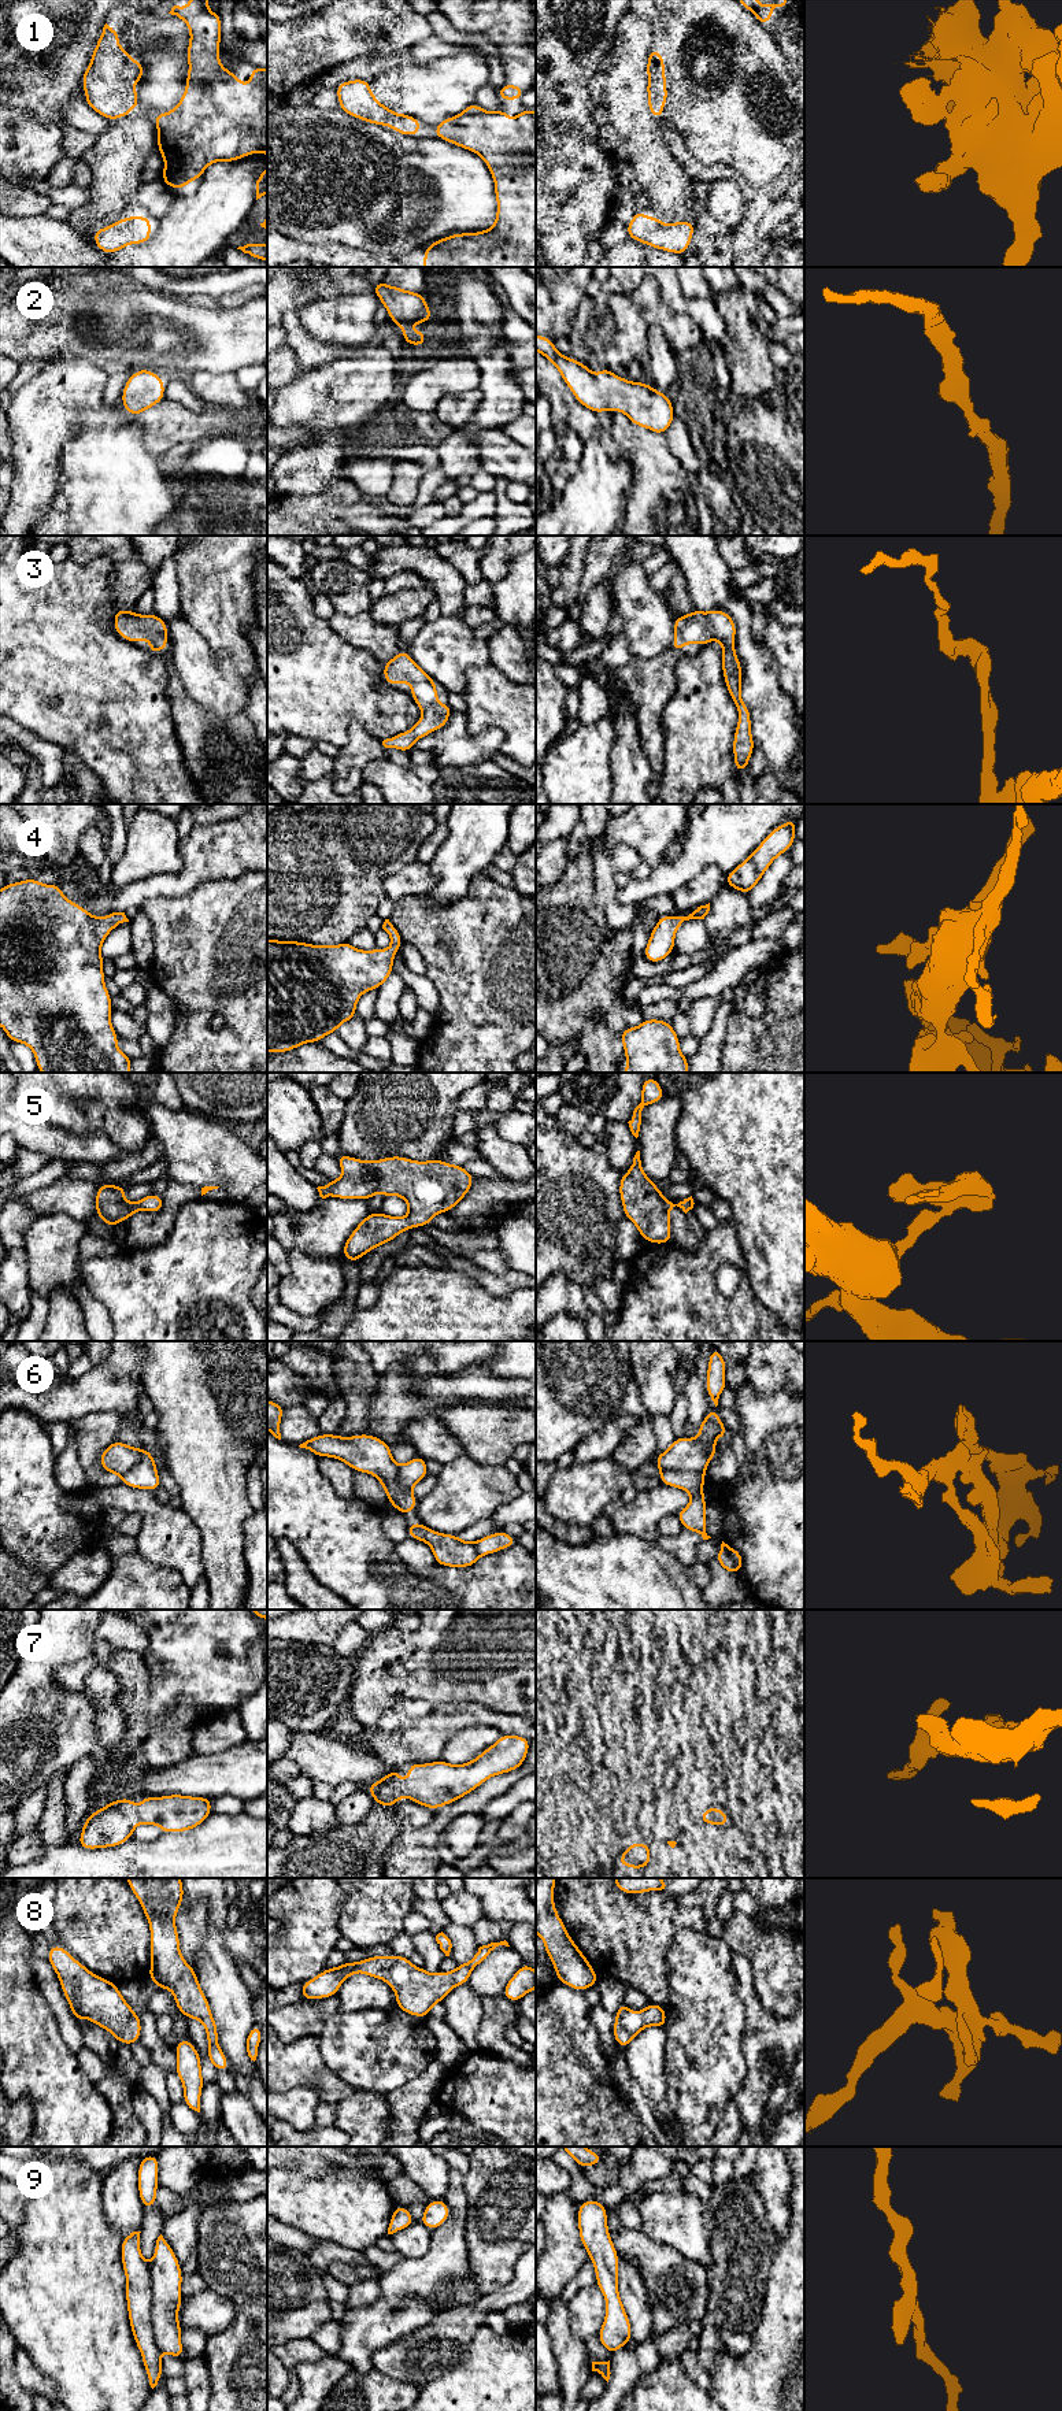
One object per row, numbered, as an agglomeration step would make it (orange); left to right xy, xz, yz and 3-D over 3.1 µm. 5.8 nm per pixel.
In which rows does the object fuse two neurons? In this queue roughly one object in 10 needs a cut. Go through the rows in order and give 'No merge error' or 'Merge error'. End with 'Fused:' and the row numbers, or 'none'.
1: No merge error
2: No merge error
3: No merge error
4: No merge error
5: No merge error
6: No merge error
7: No merge error
8: No merge error
9: No merge error
Fused: none

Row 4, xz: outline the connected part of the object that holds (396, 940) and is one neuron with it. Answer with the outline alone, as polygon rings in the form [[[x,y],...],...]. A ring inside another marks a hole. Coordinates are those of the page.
[[[389,919],[382,929],[391,936],[388,949],[362,951],[348,941],[314,945],[267,938],[267,1052],[289,1052],[306,1042],[319,1042],[354,1019],[359,997],[377,990],[393,973],[393,958],[403,944]]]

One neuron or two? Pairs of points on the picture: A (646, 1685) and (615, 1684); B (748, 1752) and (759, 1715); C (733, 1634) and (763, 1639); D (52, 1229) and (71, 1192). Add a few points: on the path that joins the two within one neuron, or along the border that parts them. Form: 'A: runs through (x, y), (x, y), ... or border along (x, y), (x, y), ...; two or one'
A: runs through (639, 1685), (622, 1684); one
B: runs through (748, 1743), (752, 1725); one
C: border along (746, 1624), (742, 1632), (742, 1652), (755, 1666); two
D: border along (84, 1222), (63, 1214), (41, 1214), (30, 1226); two

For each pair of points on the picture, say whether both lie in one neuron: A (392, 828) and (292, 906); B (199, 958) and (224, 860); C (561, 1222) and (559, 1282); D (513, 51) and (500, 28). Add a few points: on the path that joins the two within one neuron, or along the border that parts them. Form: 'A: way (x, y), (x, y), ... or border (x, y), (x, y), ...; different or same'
A: way (367, 832), (317, 881); same
B: border (251, 871), (232, 878), (204, 880), (189, 892); different
C: border (550, 1276), (563, 1271), (581, 1288); different
D: way (513, 45), (506, 33); same

